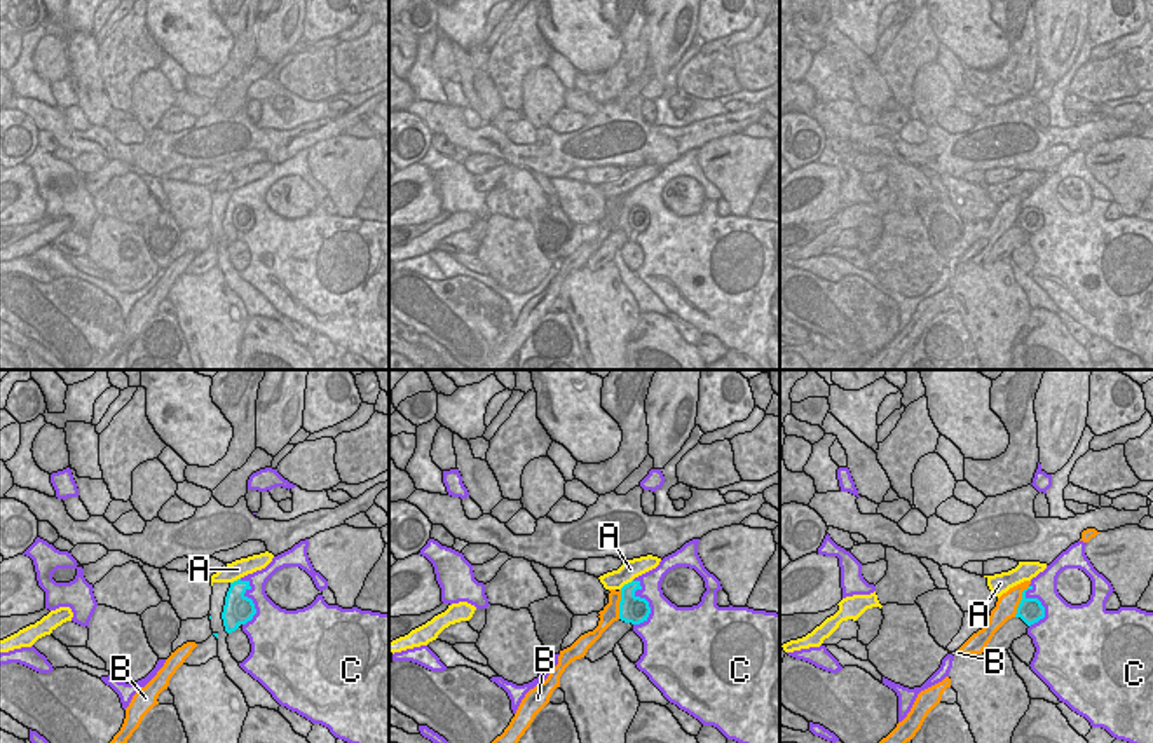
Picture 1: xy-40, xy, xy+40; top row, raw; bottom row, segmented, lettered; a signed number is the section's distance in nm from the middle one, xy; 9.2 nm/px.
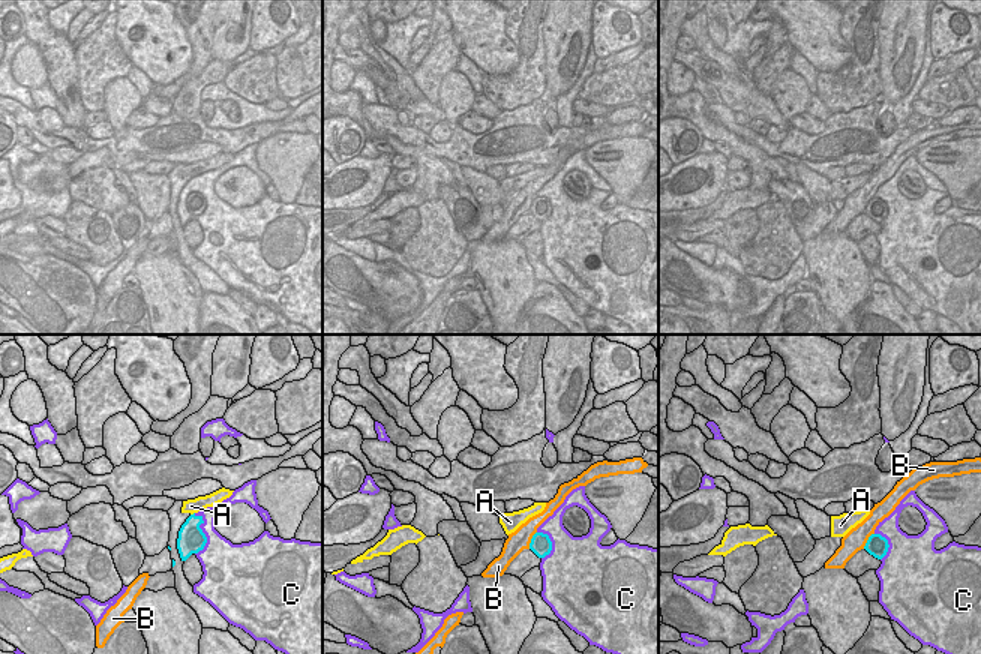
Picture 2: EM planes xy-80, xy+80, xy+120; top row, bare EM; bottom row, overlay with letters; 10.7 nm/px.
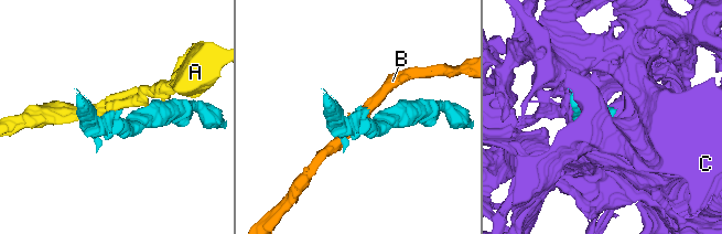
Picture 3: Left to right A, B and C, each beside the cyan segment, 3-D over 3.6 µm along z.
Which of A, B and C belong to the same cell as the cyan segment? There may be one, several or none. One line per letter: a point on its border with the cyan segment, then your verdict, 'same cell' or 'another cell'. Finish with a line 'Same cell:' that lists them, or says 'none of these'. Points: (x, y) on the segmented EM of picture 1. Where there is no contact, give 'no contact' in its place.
A: meets cyan in xy at (625, 585); another cell
B: meets cyan in xy+40 at (1021, 600); another cell
C: meets cyan in xy at (648, 604); another cell
Same cell: none of these

